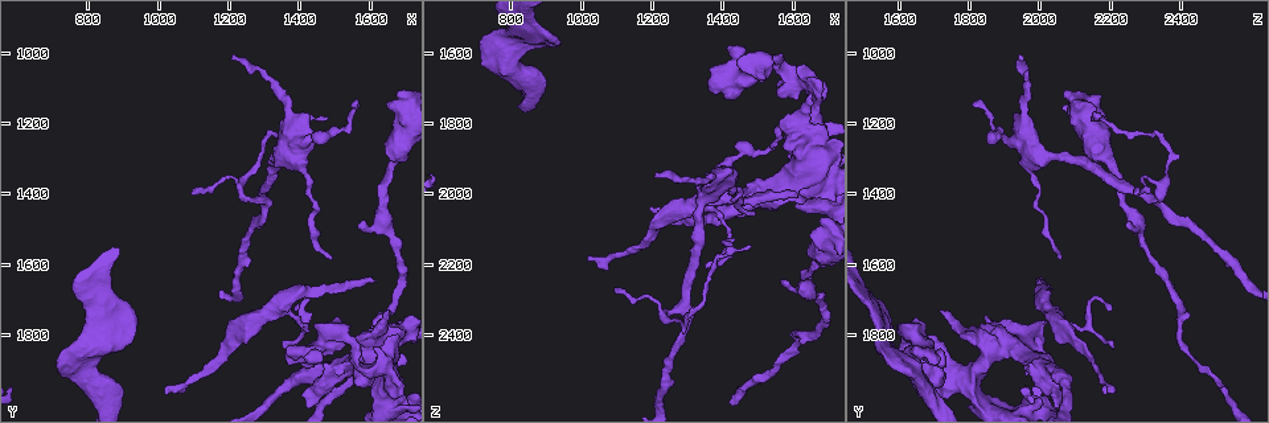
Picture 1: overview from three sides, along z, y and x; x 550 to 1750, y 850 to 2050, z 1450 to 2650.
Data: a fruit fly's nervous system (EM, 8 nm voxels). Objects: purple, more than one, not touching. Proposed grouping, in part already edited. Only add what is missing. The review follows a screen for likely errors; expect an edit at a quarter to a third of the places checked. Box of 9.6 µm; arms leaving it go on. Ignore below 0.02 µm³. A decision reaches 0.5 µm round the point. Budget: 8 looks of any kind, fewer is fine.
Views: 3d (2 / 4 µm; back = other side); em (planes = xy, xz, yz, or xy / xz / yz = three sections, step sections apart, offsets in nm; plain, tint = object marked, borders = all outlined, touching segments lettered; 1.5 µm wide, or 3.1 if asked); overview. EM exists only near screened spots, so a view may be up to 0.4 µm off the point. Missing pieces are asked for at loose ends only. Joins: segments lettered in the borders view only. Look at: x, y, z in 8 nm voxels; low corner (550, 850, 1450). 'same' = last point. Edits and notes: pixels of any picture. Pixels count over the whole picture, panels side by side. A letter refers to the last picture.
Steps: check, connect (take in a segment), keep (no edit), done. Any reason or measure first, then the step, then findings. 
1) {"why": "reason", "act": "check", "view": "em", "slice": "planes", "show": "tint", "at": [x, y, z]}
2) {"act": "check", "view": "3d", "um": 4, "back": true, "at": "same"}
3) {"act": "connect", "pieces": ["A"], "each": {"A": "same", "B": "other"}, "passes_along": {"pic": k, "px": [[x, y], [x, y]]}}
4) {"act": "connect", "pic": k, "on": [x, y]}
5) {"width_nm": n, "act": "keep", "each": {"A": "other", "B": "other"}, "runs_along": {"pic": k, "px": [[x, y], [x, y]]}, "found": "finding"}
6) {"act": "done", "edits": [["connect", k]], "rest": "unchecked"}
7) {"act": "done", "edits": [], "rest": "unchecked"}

{"why": "free end", "act": "check", "view": "em", "slice": "planes", "show": "borders", "at": [1550, 1900, 1720]}

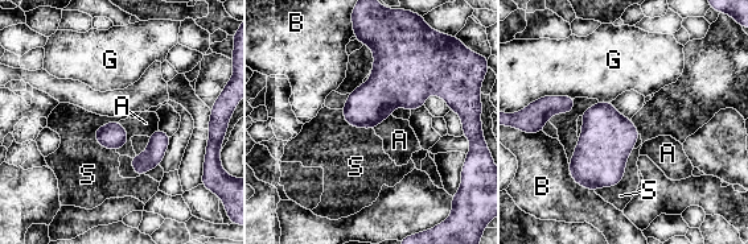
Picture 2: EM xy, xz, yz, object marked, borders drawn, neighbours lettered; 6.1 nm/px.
{"act": "keep", "each": {"A": "other", "B": "other", "G": "other", "S": "other"}, "border": {"pic": 2, "px": [[633, 149], [624, 177], [594, 190]]}, "found": "none of them fits"}

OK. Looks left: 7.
{"why": "branch stops here", "act": "check", "view": "3d", "um": 4, "at": [1610, 1650, 1990]}

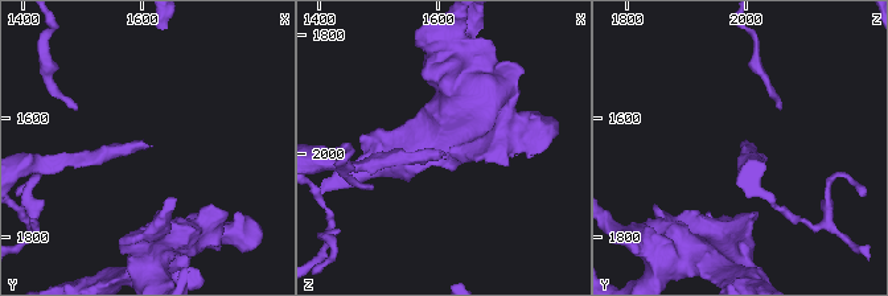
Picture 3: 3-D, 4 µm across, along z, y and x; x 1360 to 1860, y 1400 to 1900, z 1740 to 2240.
{"act": "check", "view": "em", "slice": "planes", "show": "tint", "at": [1610, 1650, 2000]}

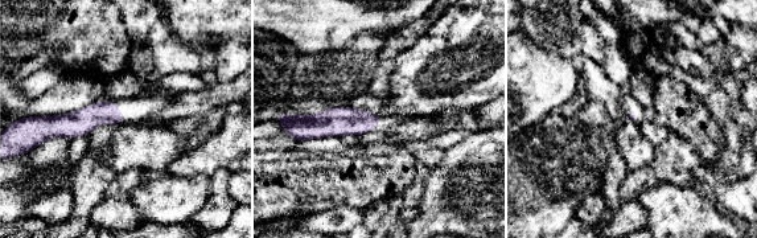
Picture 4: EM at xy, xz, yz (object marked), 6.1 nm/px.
{"why": "what lies round it", "act": "check", "view": "em", "slice": "planes", "show": "borders", "at": "same"}

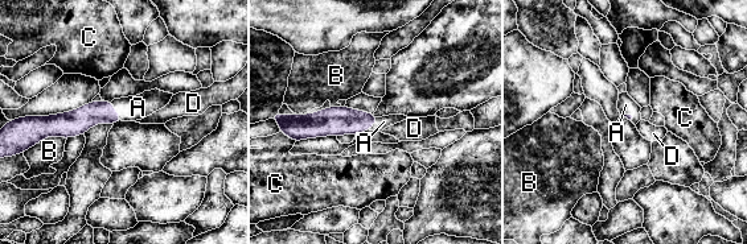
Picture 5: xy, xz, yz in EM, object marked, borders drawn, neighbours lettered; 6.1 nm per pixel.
{"act": "connect", "pic": 5, "on": [138, 107], "each": {"A": "same", "B": "other", "C": "other", "D": "other"}, "found": "it goes on there"}

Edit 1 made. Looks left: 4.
{"why": "see it whole again", "act": "check", "view": "overview"}

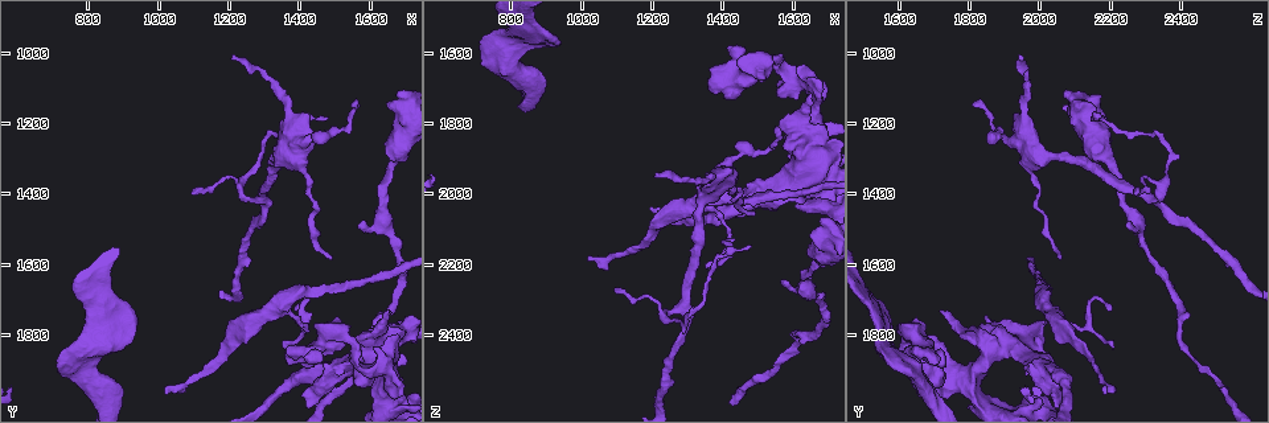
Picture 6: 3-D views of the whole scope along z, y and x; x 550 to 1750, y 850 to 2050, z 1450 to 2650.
{"why": "branch stops here", "act": "check", "view": "em", "slice": "yz", "step": 4, "show": "tint", "at": [930, 1800, 1570]}

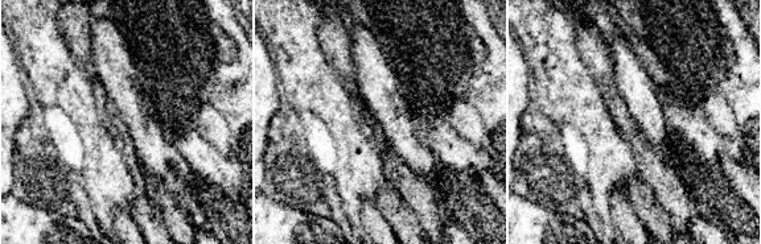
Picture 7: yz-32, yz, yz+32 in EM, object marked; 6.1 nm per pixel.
{"act": "check", "view": "em", "slice": "planes", "show": "borders", "at": "same"}

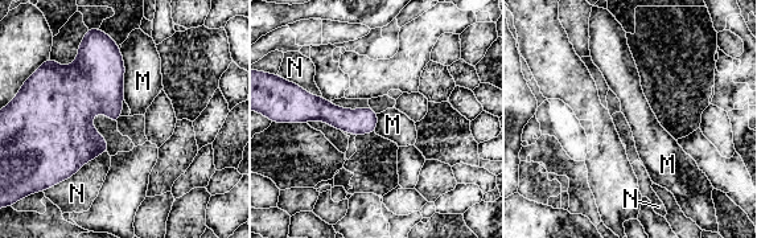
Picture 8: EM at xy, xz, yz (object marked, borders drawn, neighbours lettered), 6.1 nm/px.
{"act": "keep", "each": {"M": "other", "N": "other"}, "runs_along": {"pic": 8, "px": [[292, 114], [374, 122]]}, "found": "no lettered segment goes on from it"}

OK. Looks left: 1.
{"act": "done", "edits": [["connect", 5]], "rest": "unchecked"}

